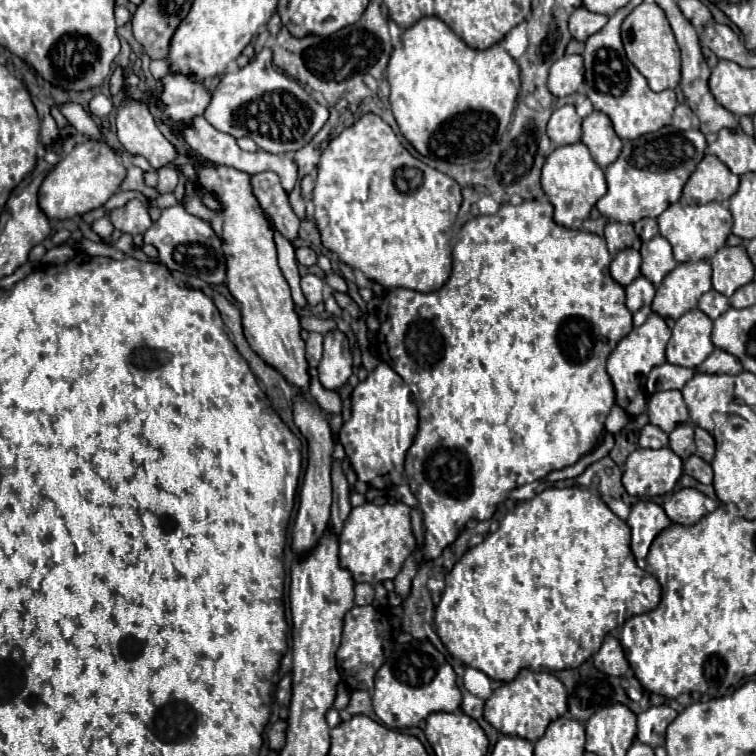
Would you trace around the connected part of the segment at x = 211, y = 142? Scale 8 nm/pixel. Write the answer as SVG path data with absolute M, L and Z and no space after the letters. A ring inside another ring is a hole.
M197 116L191 124L191 128L185 128L183 132L183 138L185 142L191 146L193 152L197 152L199 156L203 156L205 160L213 162L213 164L225 164L225 166L233 166L241 172L247 172L251 176L259 174L259 172L265 172L265 170L273 170L275 174L279 174L281 178L281 186L285 188L285 192L289 194L293 188L295 188L295 182L297 182L297 162L291 158L291 156L279 156L279 154L271 154L271 152L265 152L265 150L255 150L255 152L245 152L237 146L237 140L231 136L231 134L225 134L225 132L219 132L217 128L213 128L205 118Z

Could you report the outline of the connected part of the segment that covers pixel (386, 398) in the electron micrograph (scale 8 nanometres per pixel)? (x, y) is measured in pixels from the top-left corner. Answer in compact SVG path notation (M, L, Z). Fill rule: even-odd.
M385 362L351 392L351 420L343 424L339 438L351 460L357 478L375 488L389 488L403 482L405 452L417 432L417 404L403 378Z

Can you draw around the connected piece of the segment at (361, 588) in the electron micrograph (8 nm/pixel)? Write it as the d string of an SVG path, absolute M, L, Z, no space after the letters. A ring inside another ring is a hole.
M355 584L355 604L365 606L371 604L375 598L375 590L371 584Z

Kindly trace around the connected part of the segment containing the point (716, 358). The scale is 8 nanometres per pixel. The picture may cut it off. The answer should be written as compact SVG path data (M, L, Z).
M715 348L713 354L697 370L699 372L709 372L709 374L731 374L731 376L735 376L735 374L743 372L743 366L733 354Z

